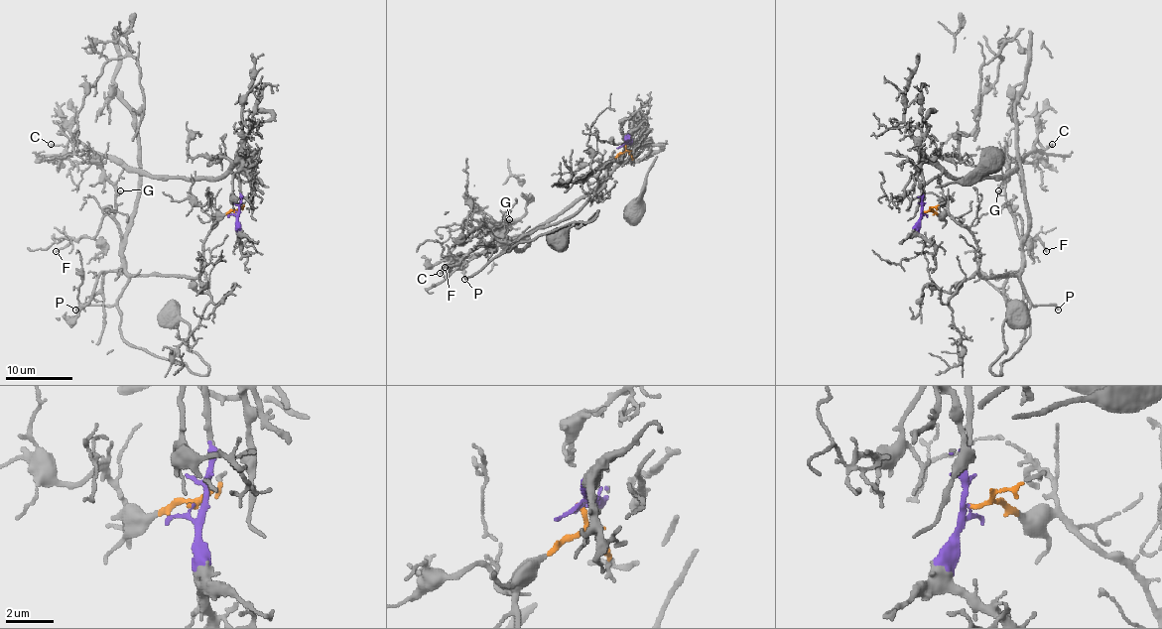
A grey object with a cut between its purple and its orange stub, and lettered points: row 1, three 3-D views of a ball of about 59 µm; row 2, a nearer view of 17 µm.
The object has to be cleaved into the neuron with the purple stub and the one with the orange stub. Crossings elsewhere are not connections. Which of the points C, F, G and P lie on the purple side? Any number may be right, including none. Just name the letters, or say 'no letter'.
C

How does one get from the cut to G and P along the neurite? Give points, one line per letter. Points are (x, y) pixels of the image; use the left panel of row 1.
G: (235, 212), (218, 214), (196, 276), (131, 275), (126, 270), (122, 237), (114, 214), (121, 190)
P: (235, 212), (218, 214), (203, 253), (201, 271), (196, 276), (132, 275), (112, 305), (82, 305), (75, 310)

